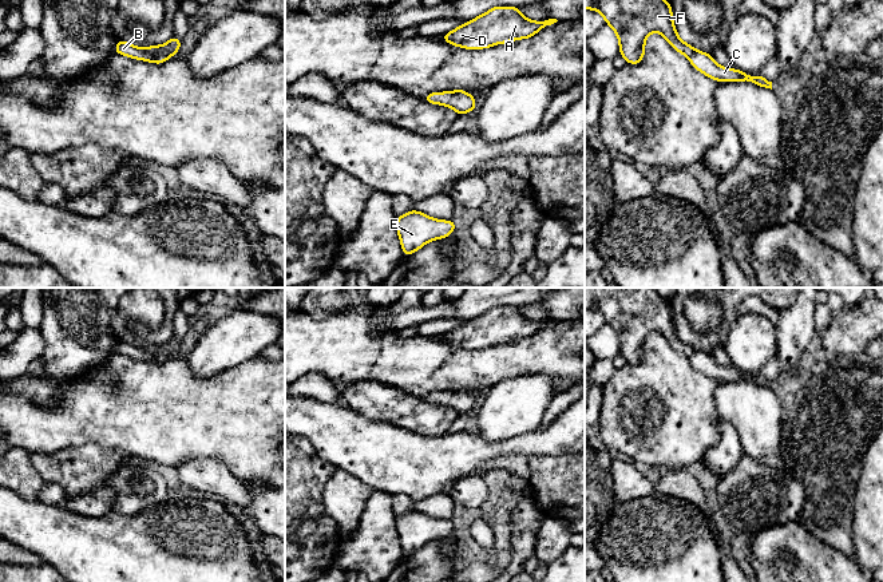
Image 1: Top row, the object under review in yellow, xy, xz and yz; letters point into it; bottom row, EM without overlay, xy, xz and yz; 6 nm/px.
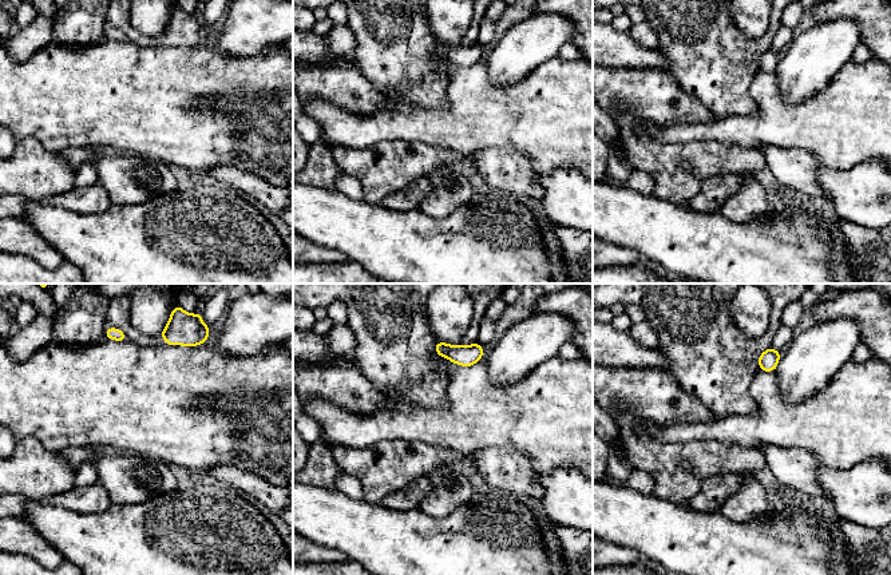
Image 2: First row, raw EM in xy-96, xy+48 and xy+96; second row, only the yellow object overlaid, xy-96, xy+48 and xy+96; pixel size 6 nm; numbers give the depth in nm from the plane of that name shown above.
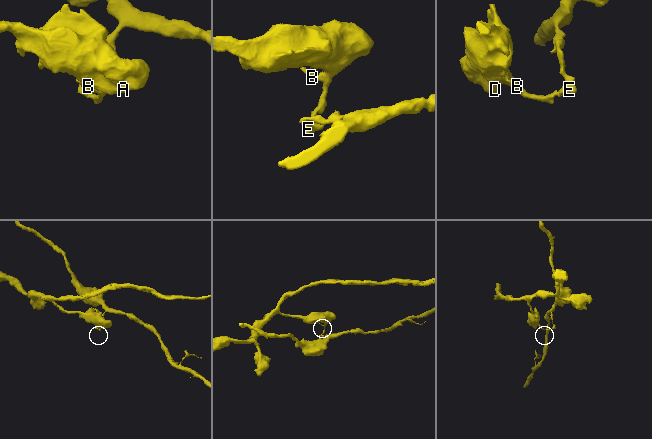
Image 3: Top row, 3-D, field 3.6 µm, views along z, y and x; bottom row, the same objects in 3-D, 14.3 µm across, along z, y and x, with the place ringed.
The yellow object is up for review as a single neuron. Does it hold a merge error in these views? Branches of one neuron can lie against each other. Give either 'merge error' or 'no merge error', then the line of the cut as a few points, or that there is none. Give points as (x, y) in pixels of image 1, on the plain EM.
merge error | xy (143, 348), (154, 353), (171, 355)

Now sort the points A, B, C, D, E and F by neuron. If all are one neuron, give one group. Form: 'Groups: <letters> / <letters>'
Groups: A D F / B C E

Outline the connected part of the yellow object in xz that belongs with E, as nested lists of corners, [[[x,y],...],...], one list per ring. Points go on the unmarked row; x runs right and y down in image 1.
[[[412,510],[396,518],[396,530],[400,537],[404,555],[409,555],[427,542],[440,539],[454,532],[456,522],[431,518]]]

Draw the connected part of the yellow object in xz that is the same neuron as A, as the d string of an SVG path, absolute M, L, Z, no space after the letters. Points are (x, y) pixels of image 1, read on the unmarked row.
M494 306L440 337L456 347L480 349L532 337L539 329L557 321L557 318L532 321L526 318L519 308Z

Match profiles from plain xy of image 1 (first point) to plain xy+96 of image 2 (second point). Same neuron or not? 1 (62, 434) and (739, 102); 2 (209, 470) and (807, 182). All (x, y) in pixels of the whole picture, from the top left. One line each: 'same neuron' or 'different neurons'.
1: different neurons
2: same neuron

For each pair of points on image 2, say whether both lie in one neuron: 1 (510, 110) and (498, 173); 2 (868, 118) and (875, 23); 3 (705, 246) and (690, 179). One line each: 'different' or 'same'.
1: different
2: different
3: different

